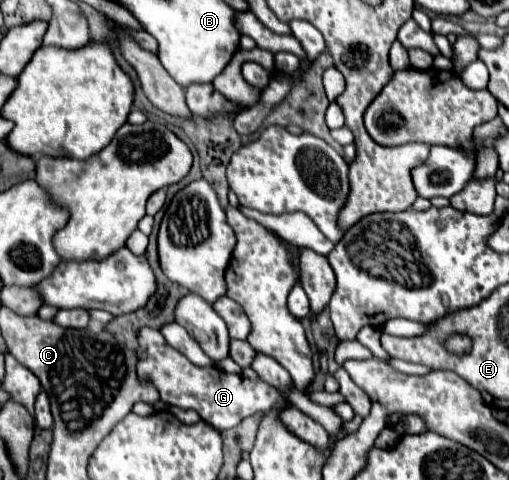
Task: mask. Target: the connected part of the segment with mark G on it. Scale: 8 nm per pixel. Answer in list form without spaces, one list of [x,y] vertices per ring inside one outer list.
[[[142,328],[138,334],[138,376],[142,380],[150,380],[158,388],[164,404],[194,410],[204,422],[212,424],[220,432],[238,426],[244,418],[256,412],[272,410],[280,398],[278,390],[262,380],[226,374],[216,366],[194,366],[178,350],[174,350],[158,330],[152,328]]]

